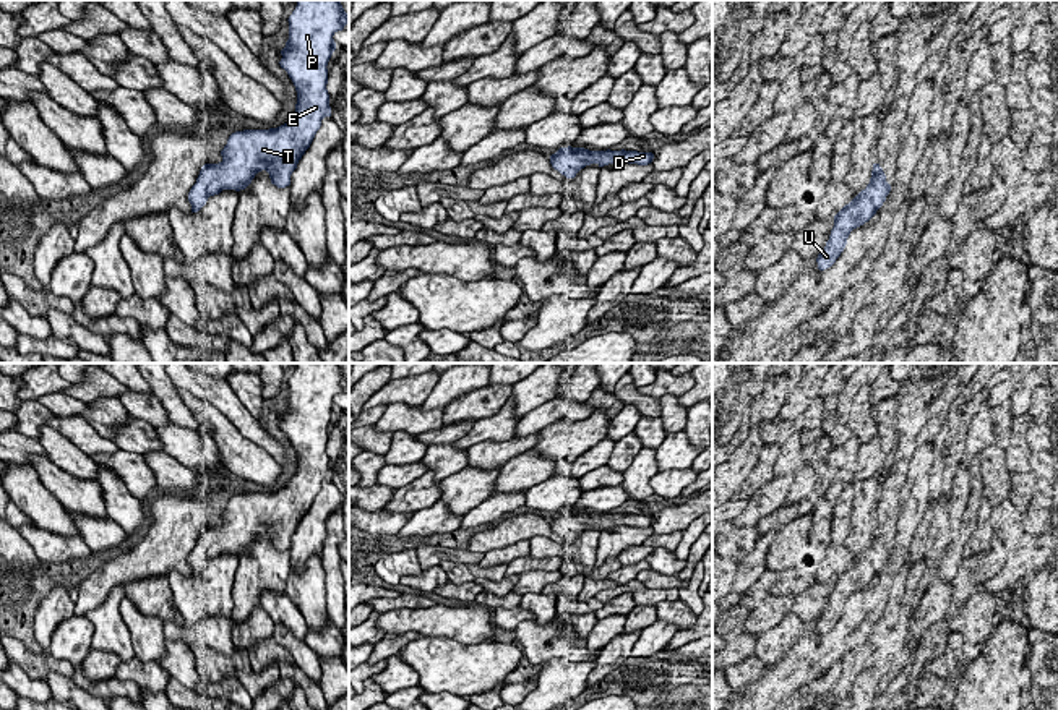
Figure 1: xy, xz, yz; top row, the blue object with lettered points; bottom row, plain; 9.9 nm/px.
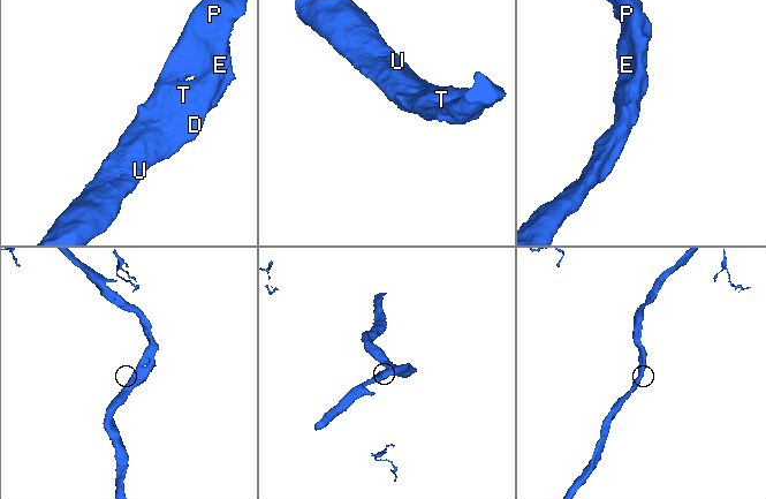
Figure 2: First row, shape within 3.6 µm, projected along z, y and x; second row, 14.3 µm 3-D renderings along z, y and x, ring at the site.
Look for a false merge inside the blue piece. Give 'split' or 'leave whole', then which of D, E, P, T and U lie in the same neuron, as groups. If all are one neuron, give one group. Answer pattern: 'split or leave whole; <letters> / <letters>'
leave whole; D E P T U

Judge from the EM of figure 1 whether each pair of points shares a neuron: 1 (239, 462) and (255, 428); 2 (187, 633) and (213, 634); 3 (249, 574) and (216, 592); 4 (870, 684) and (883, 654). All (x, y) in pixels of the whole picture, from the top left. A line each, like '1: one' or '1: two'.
1: two
2: one
3: two
4: two

